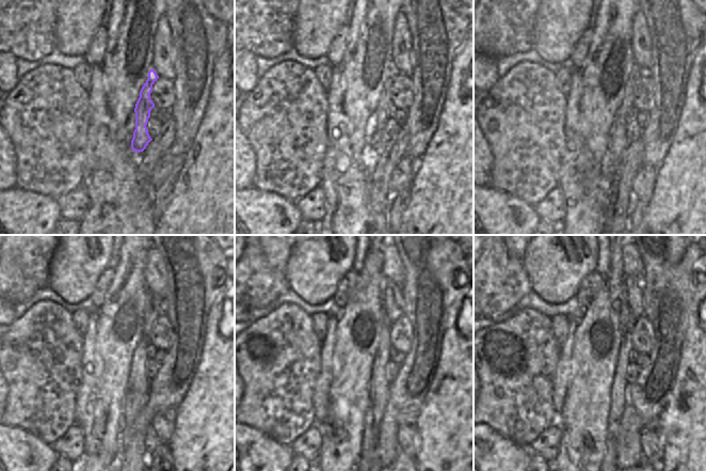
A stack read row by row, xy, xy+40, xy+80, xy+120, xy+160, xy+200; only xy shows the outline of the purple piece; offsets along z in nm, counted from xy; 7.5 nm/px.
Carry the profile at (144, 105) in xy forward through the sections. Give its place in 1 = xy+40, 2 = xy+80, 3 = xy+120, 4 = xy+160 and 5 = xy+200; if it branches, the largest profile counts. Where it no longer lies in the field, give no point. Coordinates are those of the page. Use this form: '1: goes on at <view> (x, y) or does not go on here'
1: goes on at xy+40 (380, 139)
2: goes on at xy+80 (626, 104)
3: goes on at xy+120 (156, 304)
4: goes on at xy+160 (392, 300)
5: goes on at xy+200 (632, 286)

